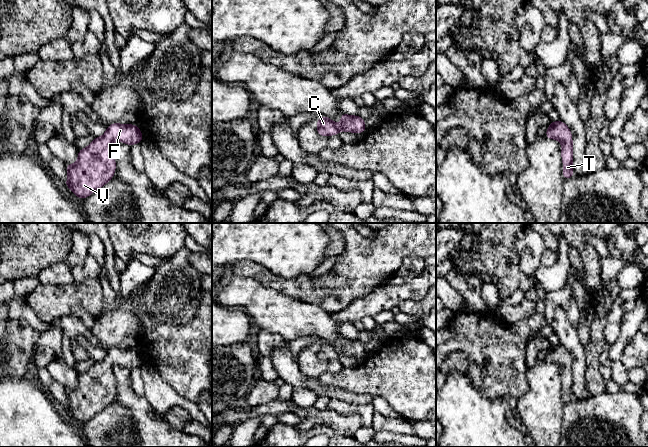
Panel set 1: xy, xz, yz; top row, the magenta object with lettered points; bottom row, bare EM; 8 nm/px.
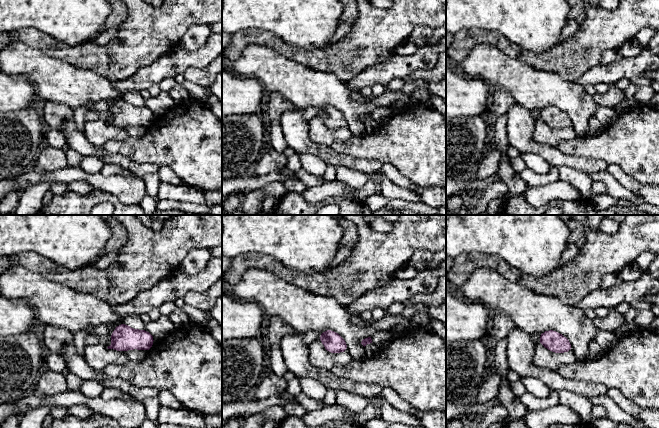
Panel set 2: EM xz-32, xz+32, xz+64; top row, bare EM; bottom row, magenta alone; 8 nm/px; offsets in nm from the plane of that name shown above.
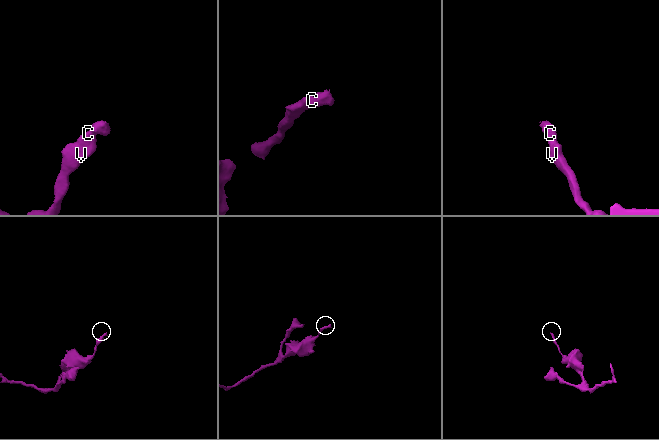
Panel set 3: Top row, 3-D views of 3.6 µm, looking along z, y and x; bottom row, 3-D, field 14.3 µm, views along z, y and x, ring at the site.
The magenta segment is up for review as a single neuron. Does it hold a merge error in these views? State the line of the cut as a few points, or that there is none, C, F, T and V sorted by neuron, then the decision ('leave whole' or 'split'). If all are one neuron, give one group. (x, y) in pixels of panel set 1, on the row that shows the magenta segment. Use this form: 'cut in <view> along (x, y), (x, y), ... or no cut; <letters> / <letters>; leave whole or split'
no cut; C F T V; leave whole

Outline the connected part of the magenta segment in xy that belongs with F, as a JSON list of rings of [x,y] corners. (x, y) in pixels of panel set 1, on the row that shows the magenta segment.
[[[110,124],[102,137],[95,137],[89,146],[78,150],[76,164],[65,164],[69,176],[65,185],[75,196],[87,198],[114,176],[113,142],[120,141],[132,146],[142,140],[142,133],[136,124]]]

